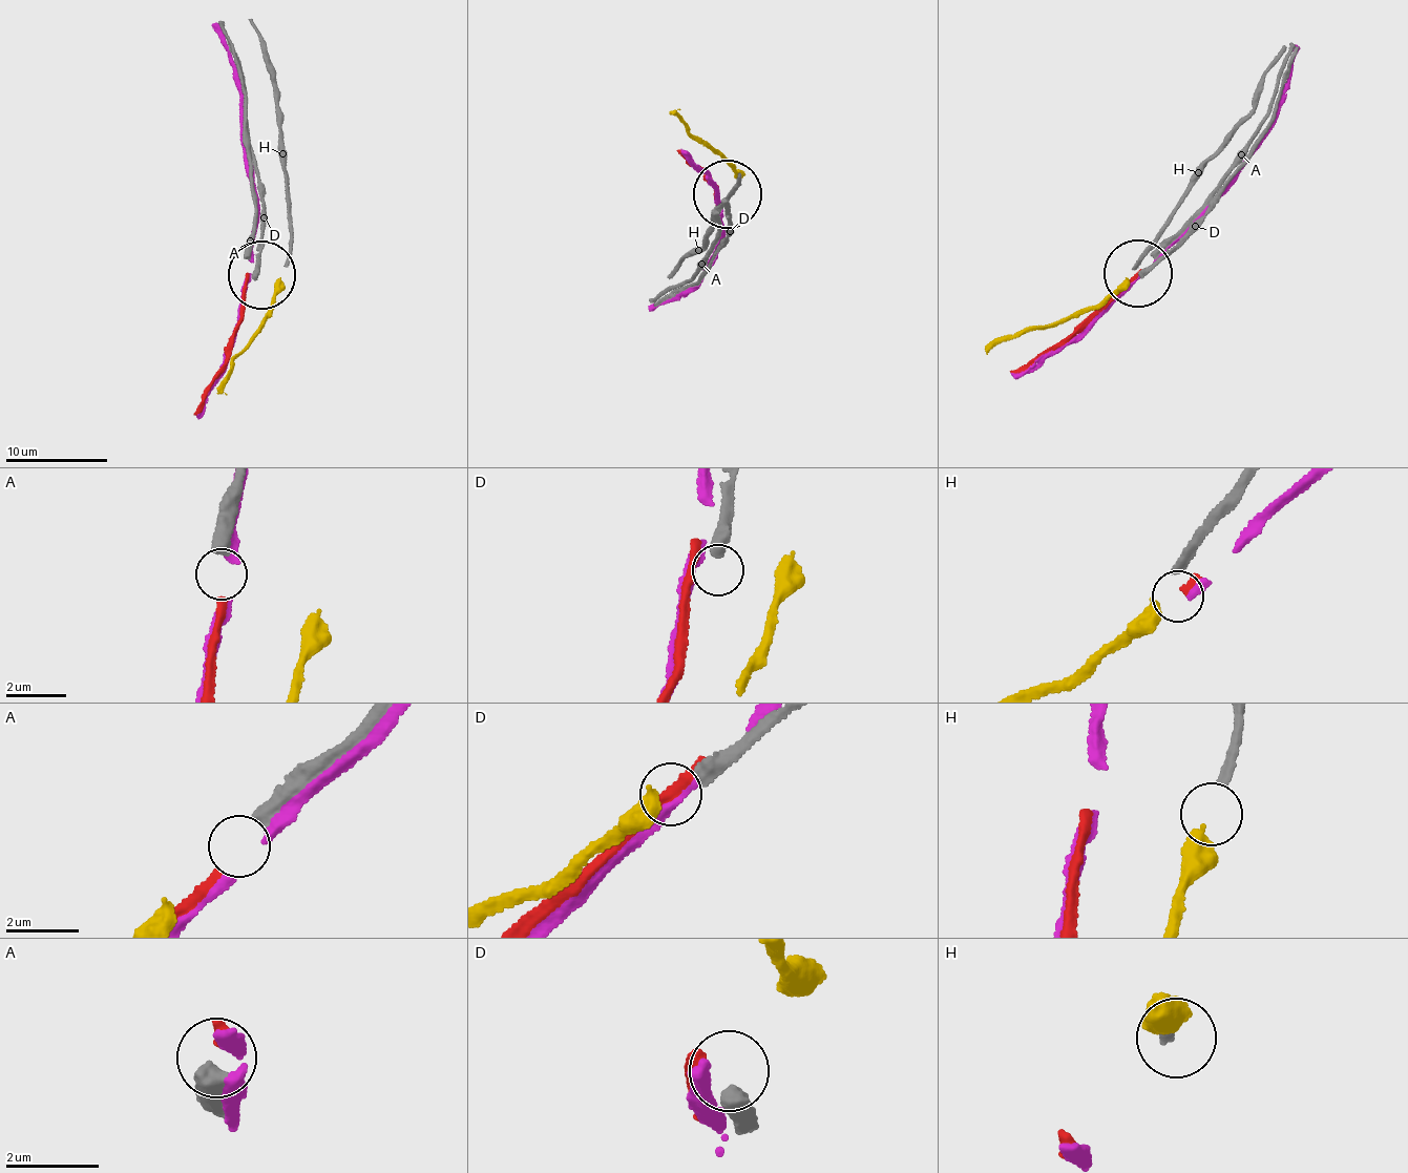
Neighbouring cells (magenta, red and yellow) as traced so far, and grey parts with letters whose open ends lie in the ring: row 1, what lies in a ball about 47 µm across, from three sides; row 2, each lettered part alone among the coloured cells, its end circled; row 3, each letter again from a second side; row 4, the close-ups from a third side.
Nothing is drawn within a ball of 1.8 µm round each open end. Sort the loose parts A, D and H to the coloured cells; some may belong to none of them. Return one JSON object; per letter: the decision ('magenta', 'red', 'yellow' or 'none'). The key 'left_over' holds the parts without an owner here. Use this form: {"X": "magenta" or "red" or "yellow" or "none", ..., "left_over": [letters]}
{"A": "red", "D": "none", "H": "yellow", "left_over": ["D"]}

